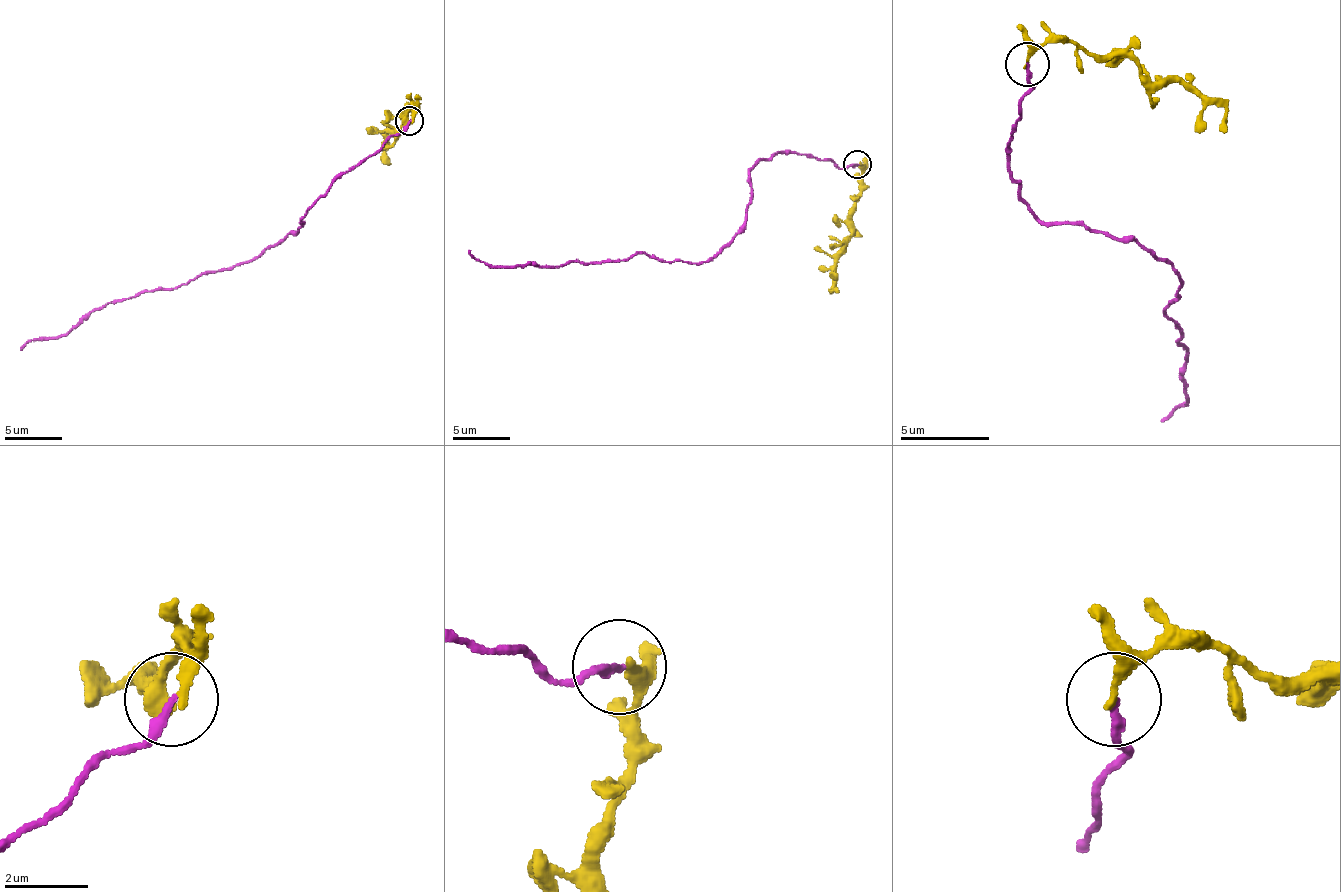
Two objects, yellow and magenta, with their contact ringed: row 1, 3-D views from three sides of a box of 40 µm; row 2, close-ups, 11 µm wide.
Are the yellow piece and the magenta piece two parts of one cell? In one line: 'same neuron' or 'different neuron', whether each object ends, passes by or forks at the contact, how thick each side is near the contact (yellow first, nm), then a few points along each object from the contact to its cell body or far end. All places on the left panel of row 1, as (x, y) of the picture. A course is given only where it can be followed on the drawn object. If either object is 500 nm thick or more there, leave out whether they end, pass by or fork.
different neuron; yellow ends; magenta ends; calibres 320 and 220 nm; course yellow (410, 120), (413, 105), (395, 131), (387, 134), (384, 151), (390, 166); course magenta (410, 120), (344, 171), (295, 232), (249, 260), (91, 309), (63, 335), (20, 349)

